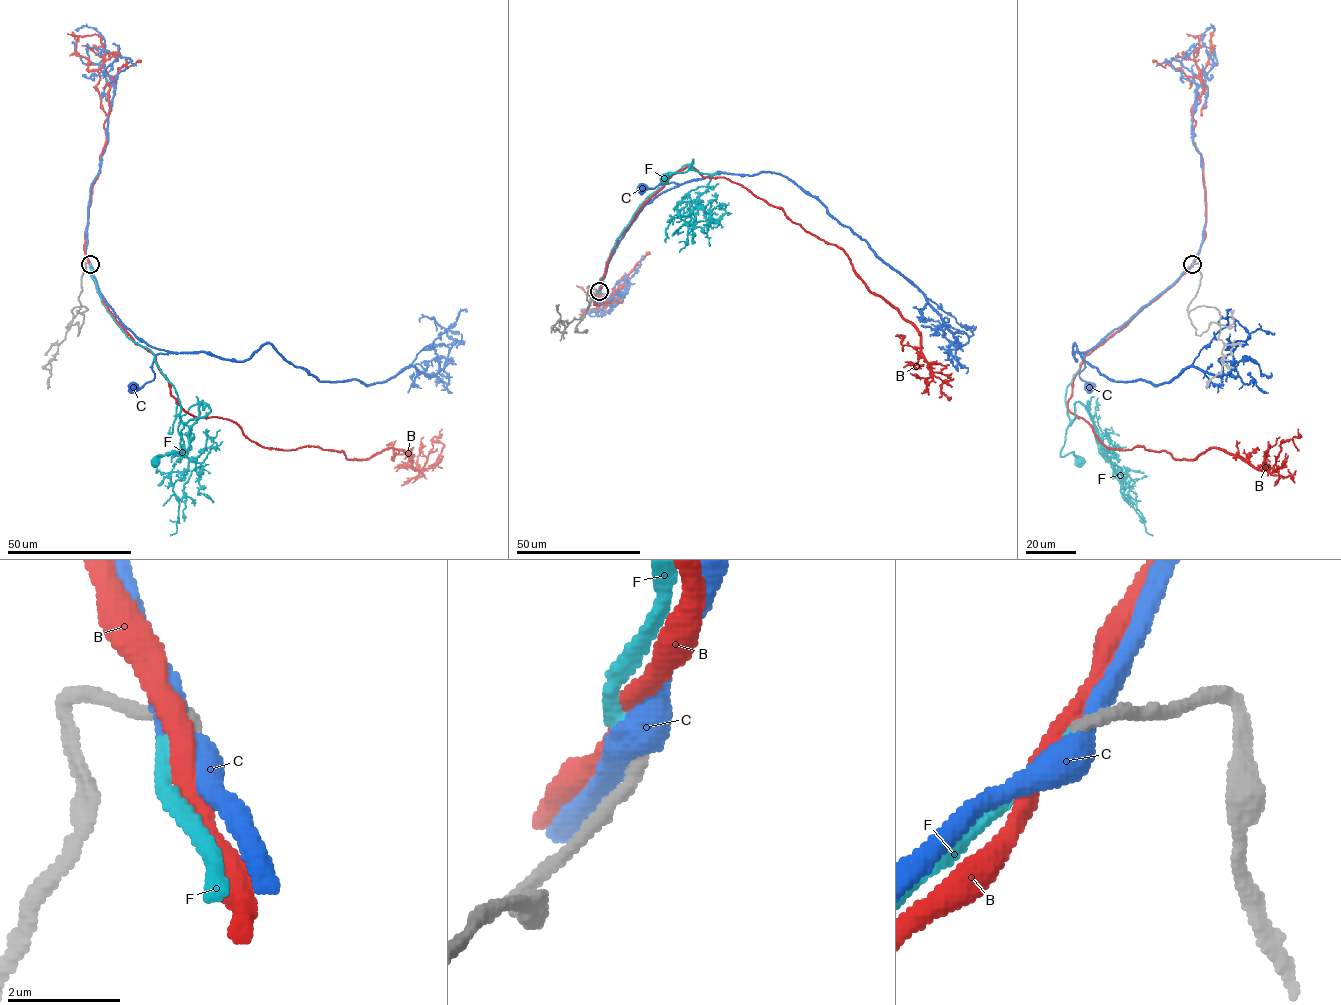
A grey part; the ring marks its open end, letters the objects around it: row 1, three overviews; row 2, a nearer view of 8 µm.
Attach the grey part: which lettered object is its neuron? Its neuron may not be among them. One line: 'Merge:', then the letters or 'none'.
Merge: F

